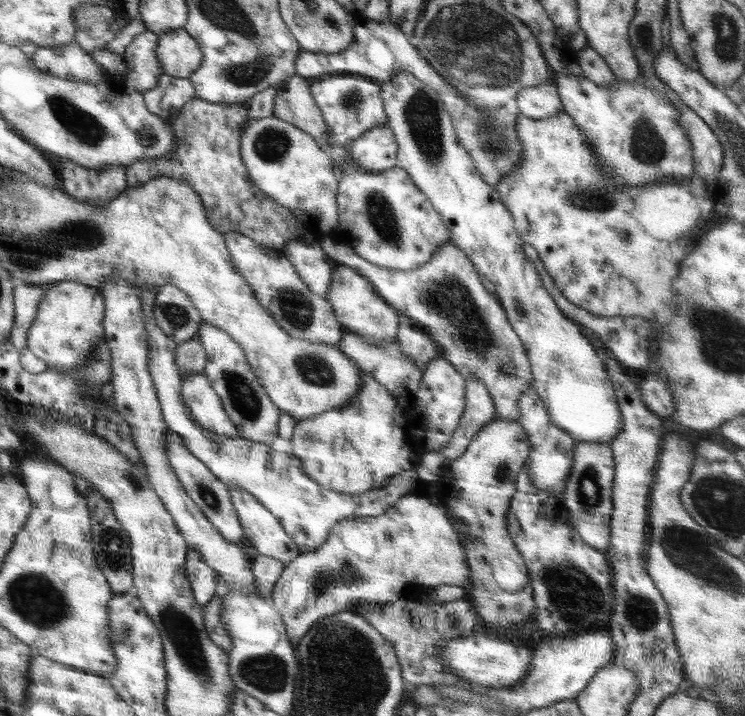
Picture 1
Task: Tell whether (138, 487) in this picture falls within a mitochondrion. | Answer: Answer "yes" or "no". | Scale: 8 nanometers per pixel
yes

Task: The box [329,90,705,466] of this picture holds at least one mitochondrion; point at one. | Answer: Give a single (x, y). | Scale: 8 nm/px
(448, 295)

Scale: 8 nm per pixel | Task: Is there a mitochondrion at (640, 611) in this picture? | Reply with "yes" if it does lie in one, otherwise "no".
yes

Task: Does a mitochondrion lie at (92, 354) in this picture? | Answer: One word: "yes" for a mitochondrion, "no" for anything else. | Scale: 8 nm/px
no

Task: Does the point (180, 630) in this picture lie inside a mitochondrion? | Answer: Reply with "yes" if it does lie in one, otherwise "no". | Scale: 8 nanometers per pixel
yes

